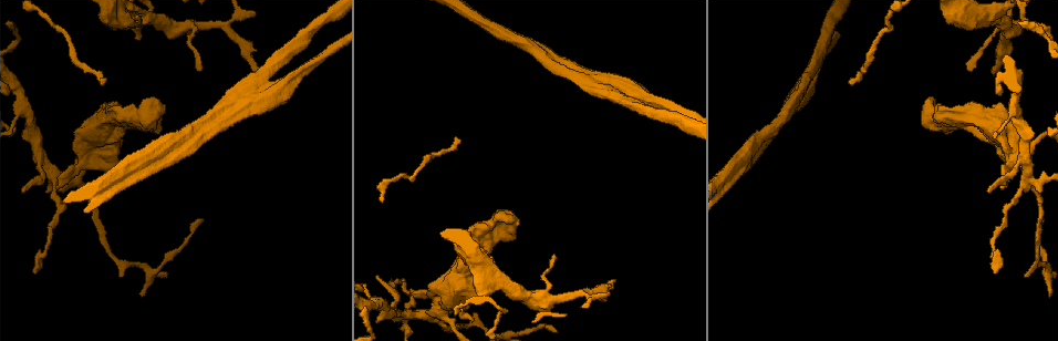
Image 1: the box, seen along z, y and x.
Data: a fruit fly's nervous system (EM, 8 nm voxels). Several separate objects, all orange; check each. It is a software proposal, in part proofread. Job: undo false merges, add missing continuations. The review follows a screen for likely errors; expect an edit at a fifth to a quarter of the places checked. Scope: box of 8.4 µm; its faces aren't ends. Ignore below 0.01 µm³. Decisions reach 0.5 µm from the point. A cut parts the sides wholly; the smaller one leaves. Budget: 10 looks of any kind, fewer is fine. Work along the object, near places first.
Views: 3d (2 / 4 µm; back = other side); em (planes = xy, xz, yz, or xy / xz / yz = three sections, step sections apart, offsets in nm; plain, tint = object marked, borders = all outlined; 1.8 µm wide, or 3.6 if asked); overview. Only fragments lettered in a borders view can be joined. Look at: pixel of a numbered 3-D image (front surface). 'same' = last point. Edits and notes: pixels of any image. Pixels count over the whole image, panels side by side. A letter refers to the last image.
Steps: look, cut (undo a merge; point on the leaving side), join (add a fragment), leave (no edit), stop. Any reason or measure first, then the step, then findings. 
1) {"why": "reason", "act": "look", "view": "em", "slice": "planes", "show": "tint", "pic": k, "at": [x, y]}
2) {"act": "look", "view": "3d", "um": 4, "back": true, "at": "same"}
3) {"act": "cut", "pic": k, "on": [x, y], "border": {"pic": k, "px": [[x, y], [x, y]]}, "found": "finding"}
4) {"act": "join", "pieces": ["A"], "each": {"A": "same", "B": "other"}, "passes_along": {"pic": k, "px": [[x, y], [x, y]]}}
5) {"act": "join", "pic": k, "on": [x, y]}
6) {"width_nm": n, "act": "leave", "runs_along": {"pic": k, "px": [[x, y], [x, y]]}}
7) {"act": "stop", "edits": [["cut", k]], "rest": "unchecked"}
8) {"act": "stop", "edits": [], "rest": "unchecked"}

{"why": "two arms in line, one across", "act": "look", "view": "em", "slice": "xz", "step": 4, "show": "borders", "pic": 1, "at": [606, 80]}

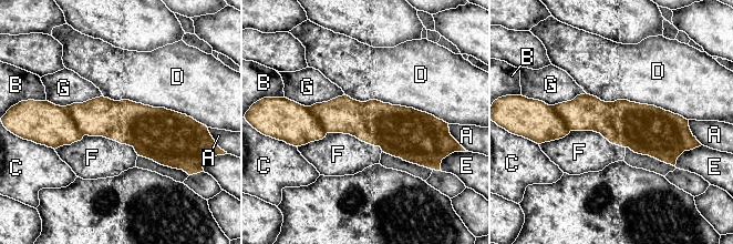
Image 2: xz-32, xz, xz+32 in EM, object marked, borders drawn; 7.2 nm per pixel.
{"act": "cut", "pic": 2, "on": [101, 117], "each": {"A": "other", "B": "other", "C": "other", "D": "other", "E": "other", "F": "other", "G": "other"}, "found": "two cells meet here"}

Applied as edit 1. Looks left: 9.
{"act": "look", "view": "overview"}

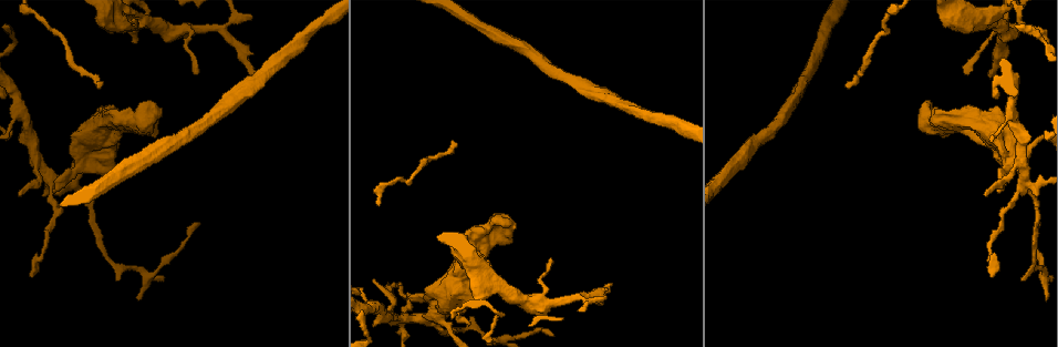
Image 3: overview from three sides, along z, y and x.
{"why": "calibre changes", "act": "look", "view": "3d", "um": 4, "pic": 3, "at": [967, 29]}

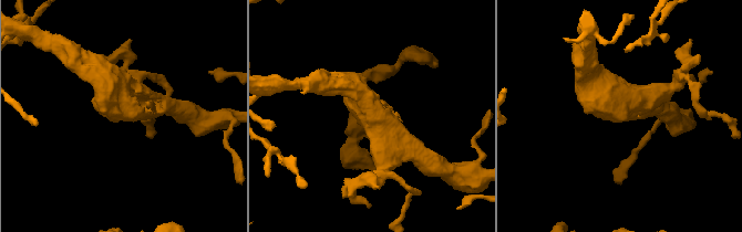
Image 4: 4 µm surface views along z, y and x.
{"act": "look", "view": "em", "slice": "planes", "show": "borders", "pic": 4, "at": [137, 116]}

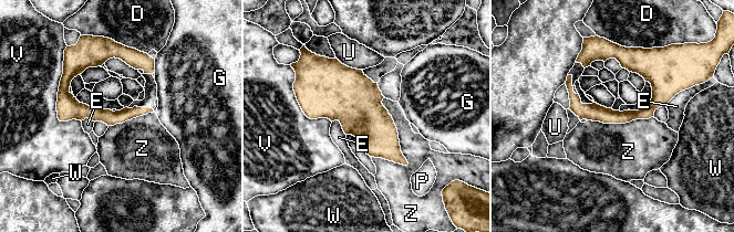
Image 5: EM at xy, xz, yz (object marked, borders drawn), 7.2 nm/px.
{"act": "leave", "each": {"D": "other", "E": "other", "G": "other", "P": "other", "U": "other", "V": "other", "W": "other", "Z": "other"}, "found": "one cell here"}

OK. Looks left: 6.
{"why": "an open end", "act": "look", "view": "3d", "um": 2, "pic": 3, "at": [987, 73]}

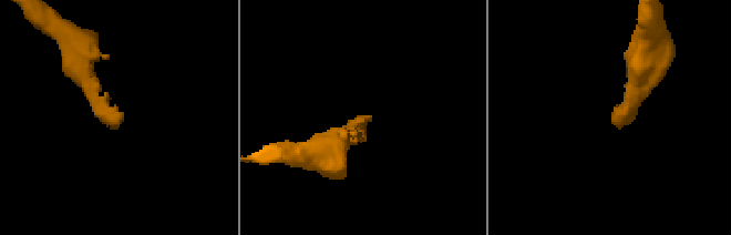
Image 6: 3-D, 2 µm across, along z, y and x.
{"why": "need the tissue", "act": "look", "view": "em", "slice": "xz", "step": 16, "show": "borders", "pic": 6, "at": [613, 114]}

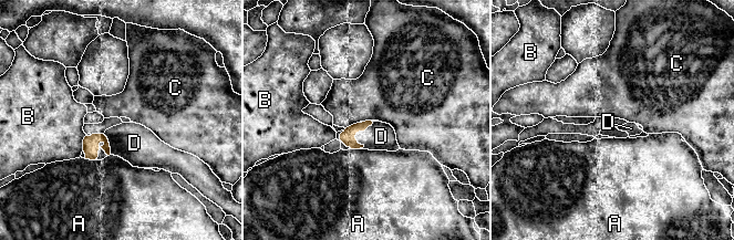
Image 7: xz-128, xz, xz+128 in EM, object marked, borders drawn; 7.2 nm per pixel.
{"act": "look", "view": "em", "slice": "planes", "show": "borders", "at": "same"}

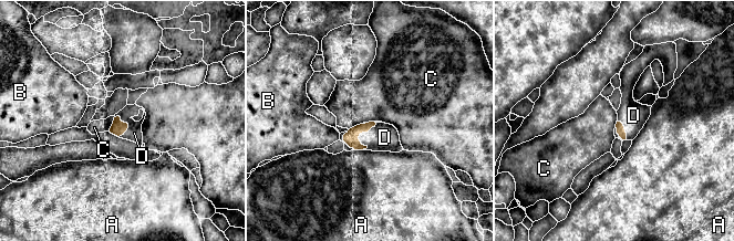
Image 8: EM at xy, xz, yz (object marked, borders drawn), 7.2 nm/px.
{"act": "join", "pieces": ["D"], "each": {"A": "other", "B": "other", "C": "other", "D": "same"}, "found": "it goes on there"}

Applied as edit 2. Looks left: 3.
{"act": "stop", "edits": [["cut", 2], ["join", 8]], "rest": "unchecked"}

